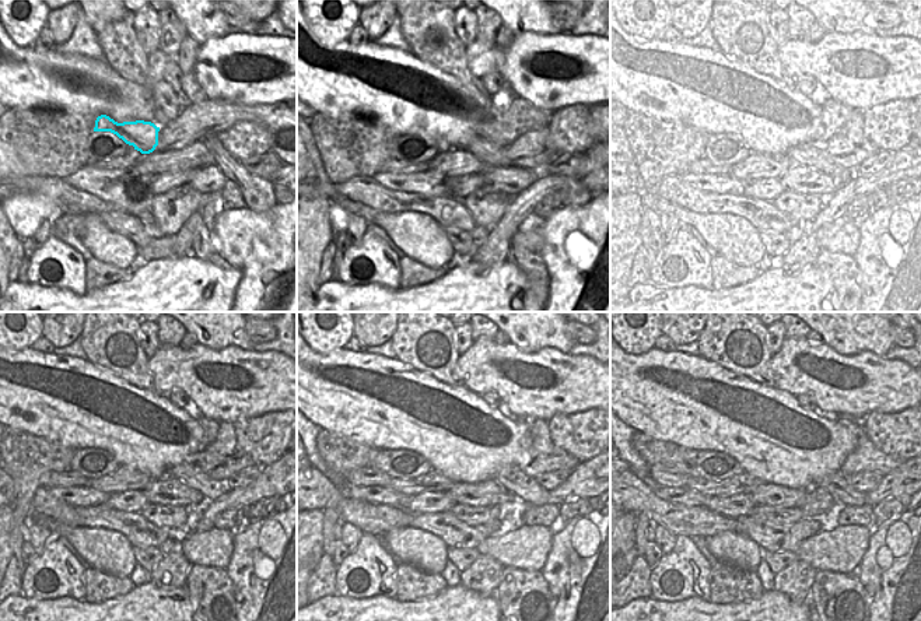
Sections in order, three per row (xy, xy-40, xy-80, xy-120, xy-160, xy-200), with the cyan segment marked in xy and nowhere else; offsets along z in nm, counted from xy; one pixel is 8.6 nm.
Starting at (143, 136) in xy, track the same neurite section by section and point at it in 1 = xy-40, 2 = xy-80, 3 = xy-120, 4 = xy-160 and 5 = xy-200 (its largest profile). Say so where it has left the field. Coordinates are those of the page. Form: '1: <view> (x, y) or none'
1: xy-40 (493, 155)
2: xy-80 (830, 162)
3: xy-120 (209, 481)
4: xy-160 (521, 481)
5: xy-200 (836, 484)

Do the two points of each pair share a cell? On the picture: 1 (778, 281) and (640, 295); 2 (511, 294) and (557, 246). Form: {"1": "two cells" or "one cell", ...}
{"1": "one cell", "2": "two cells"}

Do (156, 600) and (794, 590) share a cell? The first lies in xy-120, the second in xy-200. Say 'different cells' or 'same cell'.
different cells

